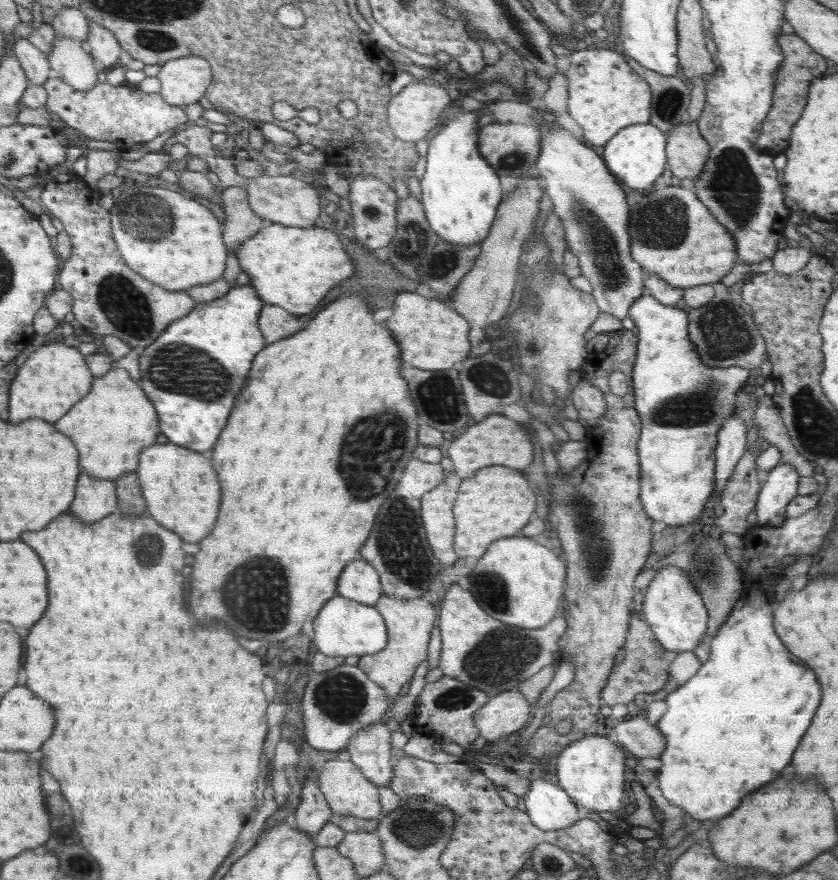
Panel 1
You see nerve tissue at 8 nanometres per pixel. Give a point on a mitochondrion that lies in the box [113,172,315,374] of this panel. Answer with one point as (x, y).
(149, 220)

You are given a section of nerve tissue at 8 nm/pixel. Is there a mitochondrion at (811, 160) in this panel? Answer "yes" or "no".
no

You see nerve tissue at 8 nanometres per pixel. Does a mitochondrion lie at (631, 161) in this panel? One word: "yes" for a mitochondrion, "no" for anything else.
no

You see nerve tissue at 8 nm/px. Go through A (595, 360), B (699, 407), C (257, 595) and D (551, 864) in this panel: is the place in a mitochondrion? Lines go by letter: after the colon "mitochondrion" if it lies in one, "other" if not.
A: other
B: mitochondrion
C: mitochondrion
D: mitochondrion

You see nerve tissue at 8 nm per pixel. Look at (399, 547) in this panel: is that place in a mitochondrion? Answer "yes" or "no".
yes

